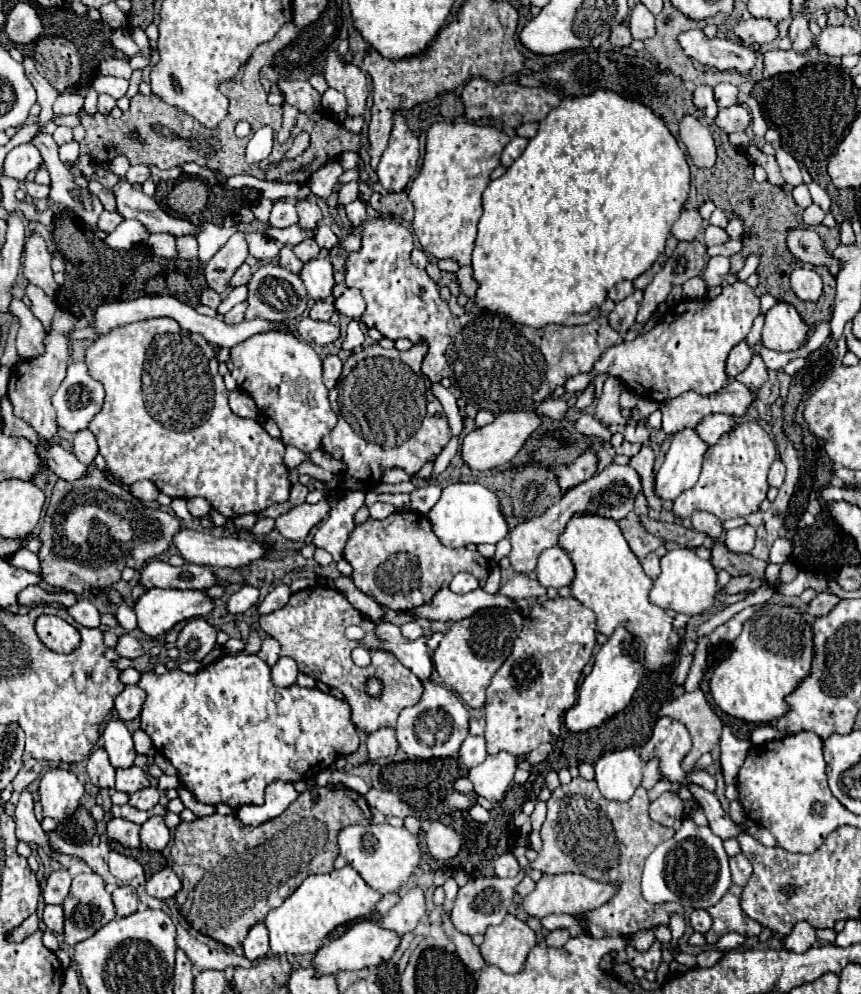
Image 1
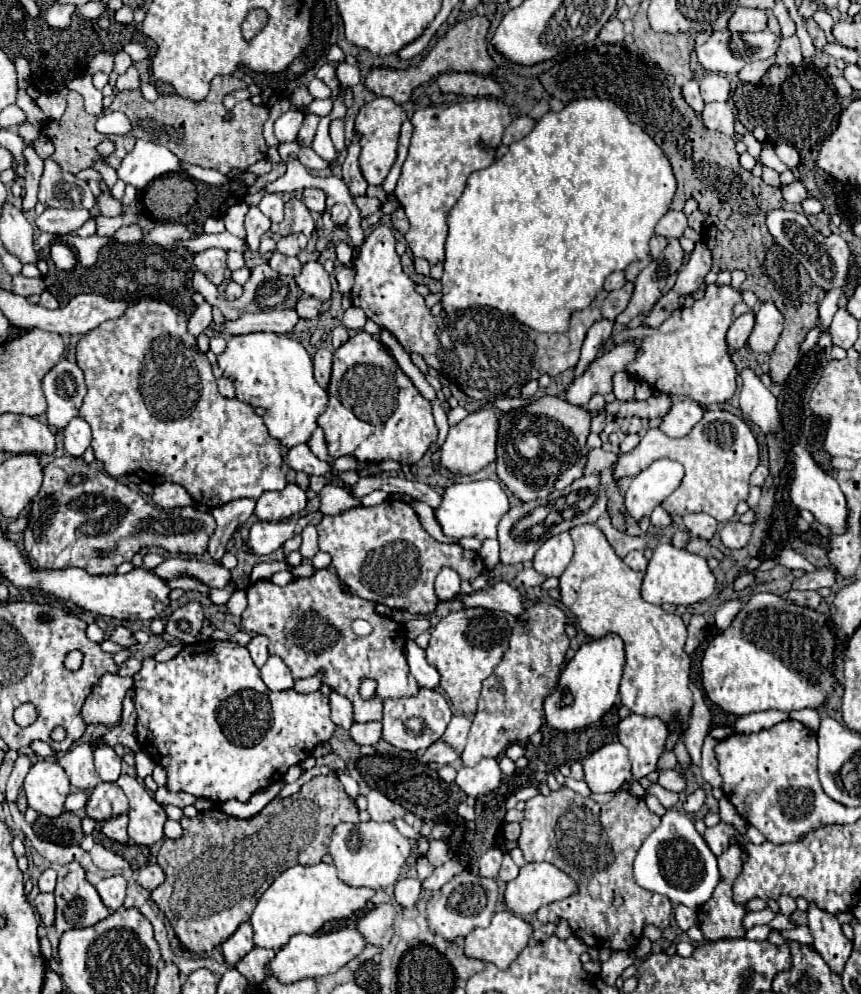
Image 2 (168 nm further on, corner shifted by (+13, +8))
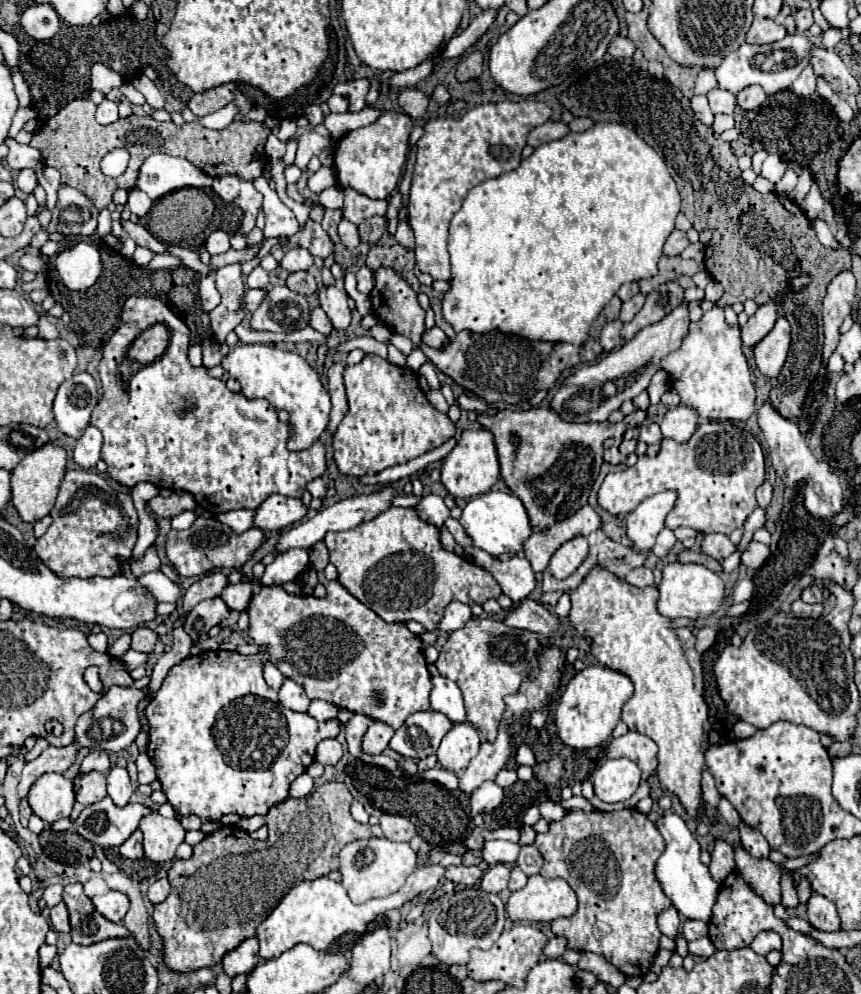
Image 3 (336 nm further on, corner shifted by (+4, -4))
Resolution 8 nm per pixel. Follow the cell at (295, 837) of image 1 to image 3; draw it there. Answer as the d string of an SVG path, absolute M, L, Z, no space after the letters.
M328 782L310 794L310 806L308 798L286 800L278 804L276 816L268 814L268 840L252 840L248 832L238 826L222 826L194 846L192 858L176 860L168 870L172 892L164 902L154 906L152 914L158 932L166 942L166 964L176 972L194 972L218 964L224 954L232 952L248 936L256 936L258 924L276 908L276 904L294 884L328 876L332 870L338 870L338 852L348 842L358 838L368 840L372 836L370 824L360 824L350 816L350 804L352 794L348 786L342 782Z

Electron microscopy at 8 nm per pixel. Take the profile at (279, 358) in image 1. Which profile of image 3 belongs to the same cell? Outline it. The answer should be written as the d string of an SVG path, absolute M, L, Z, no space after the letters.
M238 344L224 356L222 368L240 382L242 394L248 400L264 398L276 410L286 410L290 414L288 450L300 452L320 440L330 420L330 394L322 386L318 372L300 354L280 350L272 344Z

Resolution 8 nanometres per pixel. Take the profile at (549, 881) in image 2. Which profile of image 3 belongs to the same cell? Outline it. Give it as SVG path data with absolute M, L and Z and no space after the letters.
M534 874L522 890L512 892L506 912L512 922L552 922L562 916L574 916L576 906L576 894L564 878L544 878Z

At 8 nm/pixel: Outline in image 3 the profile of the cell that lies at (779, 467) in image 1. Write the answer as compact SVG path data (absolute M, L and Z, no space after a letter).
M764 482L764 484L756 490L756 498L758 498L758 504L760 504L762 508L766 508L766 506L770 504L770 500L772 500L772 484L770 484L770 482Z

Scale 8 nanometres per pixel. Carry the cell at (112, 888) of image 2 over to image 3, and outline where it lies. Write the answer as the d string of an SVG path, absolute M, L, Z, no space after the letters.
M110 890L108 894L102 894L102 896L94 896L92 898L94 902L94 908L108 920L112 922L120 922L128 908L130 908L130 900L124 892L118 892L118 890Z

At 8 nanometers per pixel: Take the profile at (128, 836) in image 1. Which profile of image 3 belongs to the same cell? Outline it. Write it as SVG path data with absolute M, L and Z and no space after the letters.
M136 830L120 848L120 854L124 858L130 858L130 860L136 860L136 858L142 858L144 852L142 852L142 832Z

